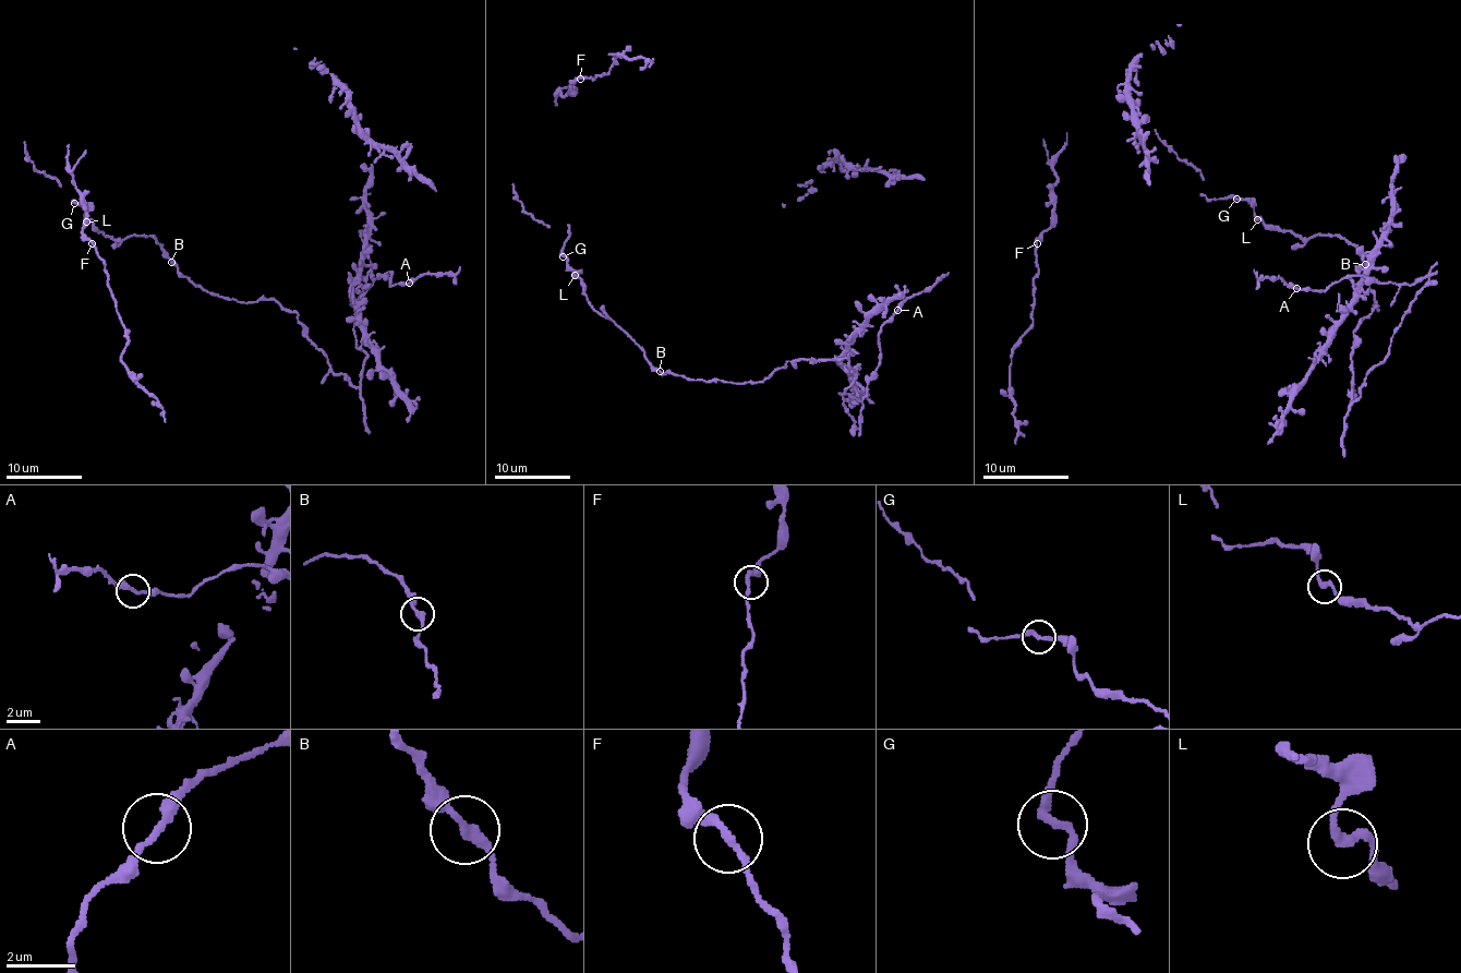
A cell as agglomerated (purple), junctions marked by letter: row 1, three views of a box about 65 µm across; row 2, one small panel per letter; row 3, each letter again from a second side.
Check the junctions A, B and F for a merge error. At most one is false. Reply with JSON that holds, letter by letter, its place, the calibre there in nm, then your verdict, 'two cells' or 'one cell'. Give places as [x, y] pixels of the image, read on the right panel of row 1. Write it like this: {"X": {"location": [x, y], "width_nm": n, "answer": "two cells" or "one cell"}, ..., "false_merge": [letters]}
{"A": {"location": [1296, 288], "width_nm": 280, "answer": "one cell"}, "B": {"location": [1365, 264], "width_nm": 260, "answer": "one cell"}, "F": {"location": [1037, 243], "width_nm": 240, "answer": "one cell"}, "false_merge": []}

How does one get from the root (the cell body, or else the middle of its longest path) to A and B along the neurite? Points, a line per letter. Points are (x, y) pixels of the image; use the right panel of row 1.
A: (1377, 308), (1354, 333), (1350, 404), (1428, 279), (1354, 275), (1324, 290), (1296, 288)
B: (1377, 308), (1364, 265)

